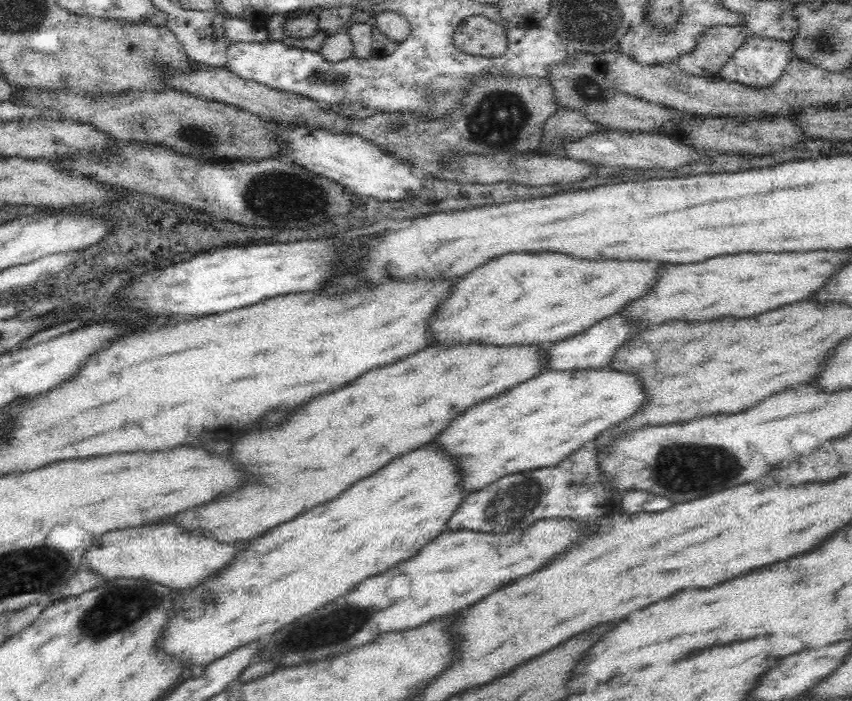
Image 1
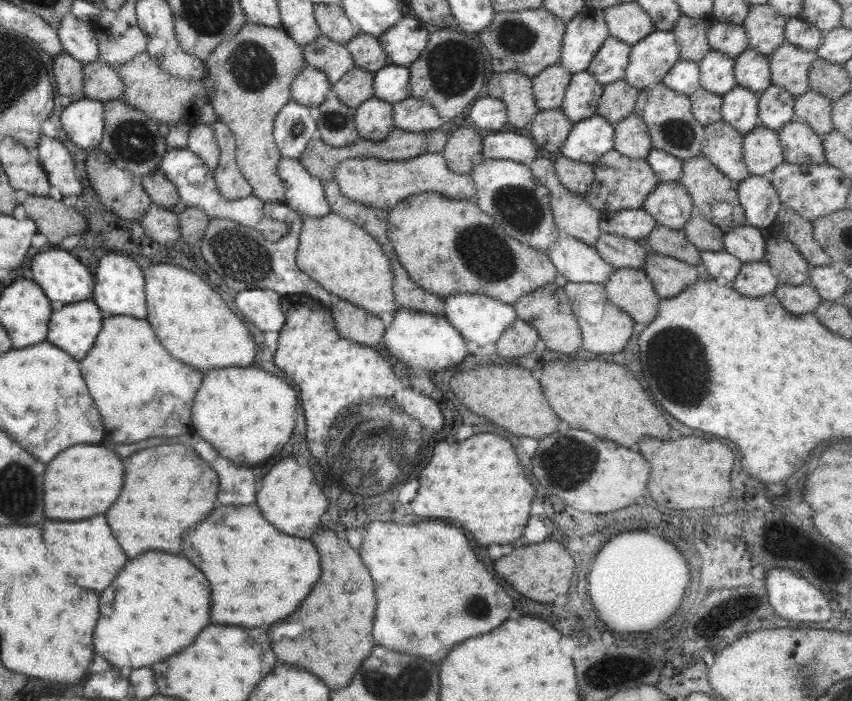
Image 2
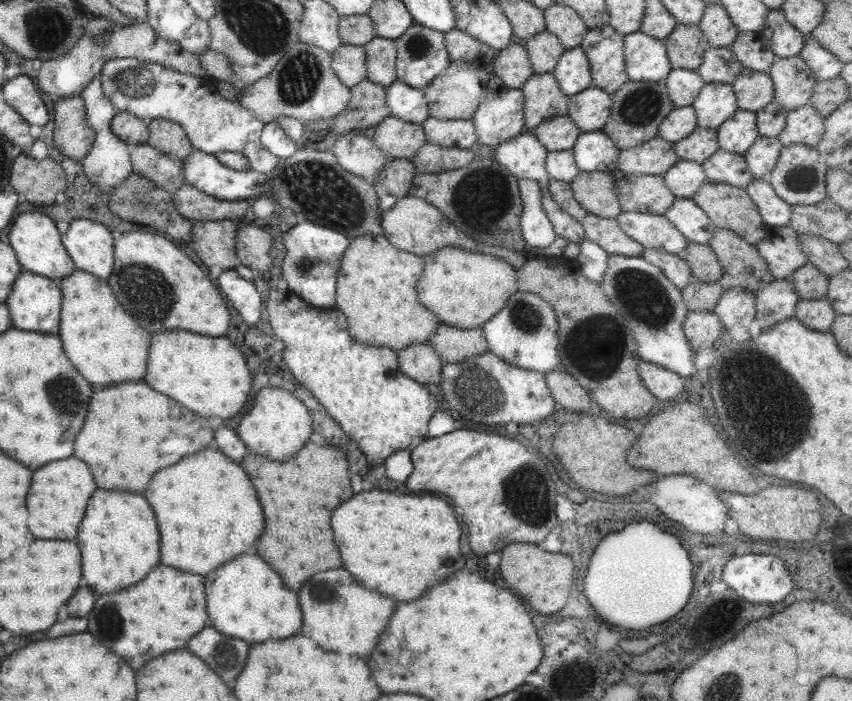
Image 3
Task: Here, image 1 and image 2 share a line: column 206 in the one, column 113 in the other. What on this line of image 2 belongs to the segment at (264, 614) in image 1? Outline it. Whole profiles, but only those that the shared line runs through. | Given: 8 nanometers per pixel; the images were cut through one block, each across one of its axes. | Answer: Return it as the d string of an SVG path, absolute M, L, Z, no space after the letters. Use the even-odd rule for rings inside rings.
M145 552L139 558L127 560L111 584L99 594L99 618L93 630L93 648L95 654L105 658L109 664L121 668L151 666L163 658L185 648L195 634L209 624L209 584L203 574L191 566L185 558L163 554L163 552Z

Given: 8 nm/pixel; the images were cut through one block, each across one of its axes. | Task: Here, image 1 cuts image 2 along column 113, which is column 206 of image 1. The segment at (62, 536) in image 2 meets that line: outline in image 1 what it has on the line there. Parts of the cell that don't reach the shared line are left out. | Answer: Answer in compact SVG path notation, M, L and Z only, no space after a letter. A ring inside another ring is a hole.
M158 526L158 528L132 528L132 530L114 530L98 540L86 556L90 560L90 568L104 574L106 578L146 578L158 582L162 586L186 588L194 586L200 580L208 578L214 570L222 568L224 562L230 562L232 556L242 548L238 546L222 546L214 540L186 536L180 528L174 526Z

